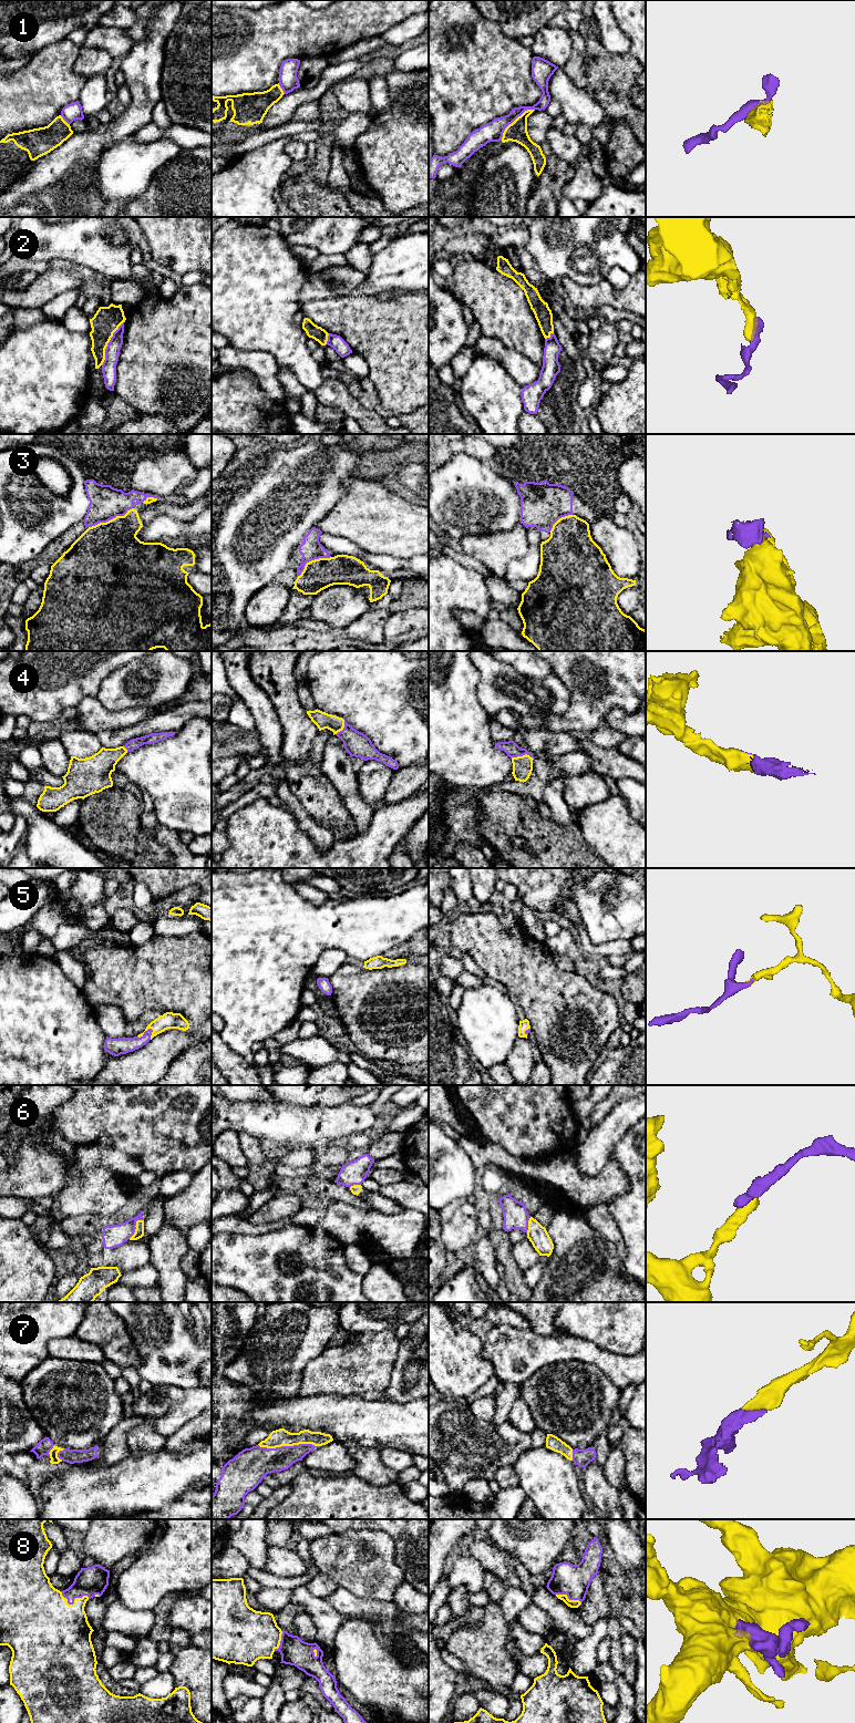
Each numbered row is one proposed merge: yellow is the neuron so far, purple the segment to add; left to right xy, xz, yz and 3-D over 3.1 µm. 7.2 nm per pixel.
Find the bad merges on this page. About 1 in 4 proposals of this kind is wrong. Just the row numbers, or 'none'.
1, 6

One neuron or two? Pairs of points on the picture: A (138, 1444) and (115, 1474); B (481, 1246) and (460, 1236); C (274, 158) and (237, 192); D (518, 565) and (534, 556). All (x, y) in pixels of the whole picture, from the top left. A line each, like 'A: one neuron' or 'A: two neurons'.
A: two neurons
B: two neurons
C: one neuron
D: one neuron

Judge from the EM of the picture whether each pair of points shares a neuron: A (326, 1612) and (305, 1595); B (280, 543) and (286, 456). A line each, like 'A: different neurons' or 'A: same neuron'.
A: same neuron
B: same neuron

